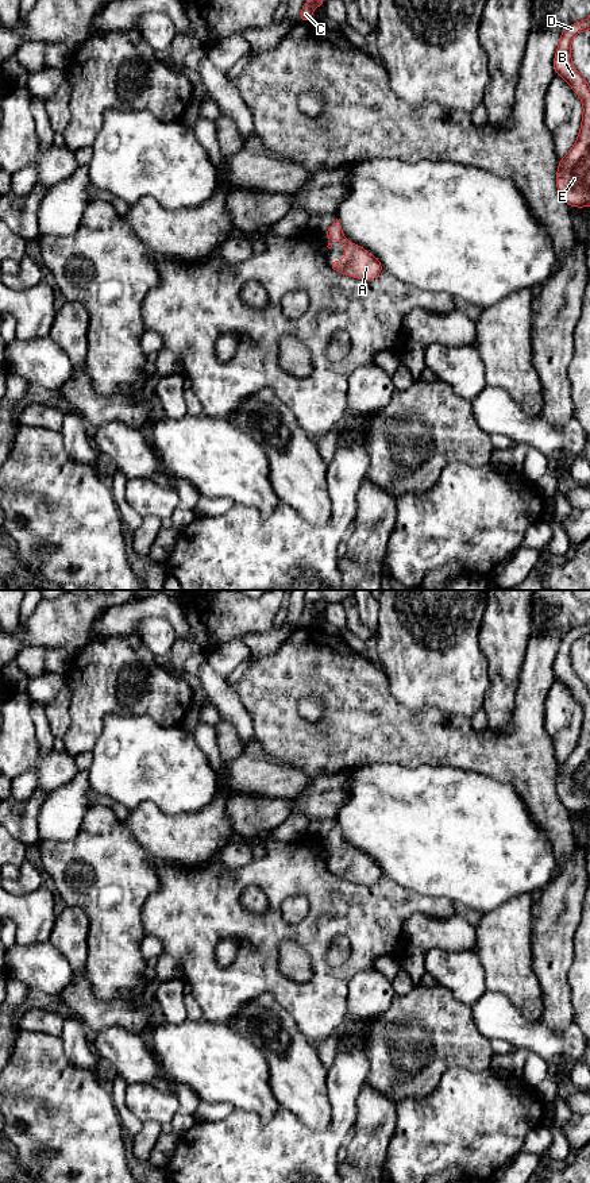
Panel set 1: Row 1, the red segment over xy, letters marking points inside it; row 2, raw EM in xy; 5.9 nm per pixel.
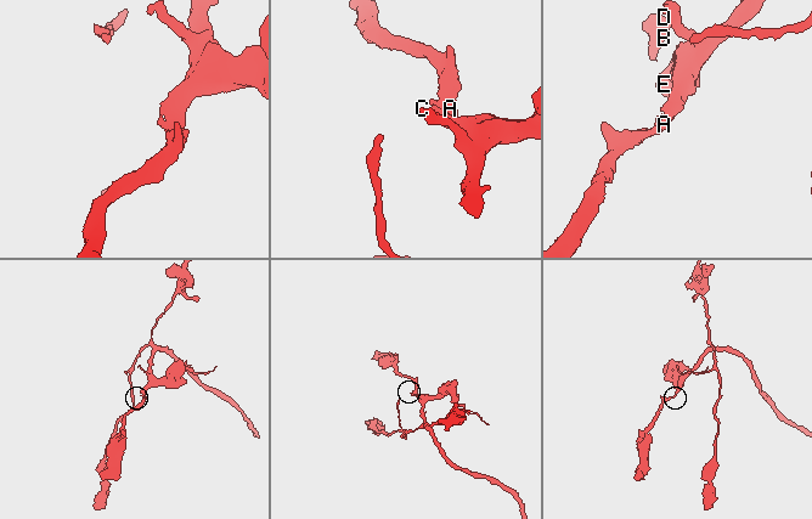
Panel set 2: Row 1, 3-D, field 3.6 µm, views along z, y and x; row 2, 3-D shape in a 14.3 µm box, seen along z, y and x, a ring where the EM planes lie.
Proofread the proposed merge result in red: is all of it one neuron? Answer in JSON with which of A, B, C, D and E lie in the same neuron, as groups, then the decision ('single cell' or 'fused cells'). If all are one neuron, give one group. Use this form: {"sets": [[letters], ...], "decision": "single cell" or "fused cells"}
{"sets": [["A", "B", "C", "D", "E"]], "decision": "single cell"}

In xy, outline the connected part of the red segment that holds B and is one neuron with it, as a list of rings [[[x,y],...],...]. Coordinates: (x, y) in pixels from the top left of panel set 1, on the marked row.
[[[590,18],[564,28],[554,57],[555,74],[567,81],[583,105],[576,142],[559,161],[556,172],[556,189],[560,197],[568,207],[576,208],[590,207],[590,86],[571,61],[572,38],[585,30],[590,30]]]

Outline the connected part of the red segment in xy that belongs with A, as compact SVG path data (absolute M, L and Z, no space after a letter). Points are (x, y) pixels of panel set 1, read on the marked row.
M338 219L327 230L324 236L328 240L339 239L346 253L344 261L328 261L328 266L332 270L363 281L375 280L383 271L383 267L377 257L359 244L351 243L344 236Z

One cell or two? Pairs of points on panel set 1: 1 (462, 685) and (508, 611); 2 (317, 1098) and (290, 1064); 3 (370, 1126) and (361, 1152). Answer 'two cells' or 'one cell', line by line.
1: two cells
2: one cell
3: one cell

